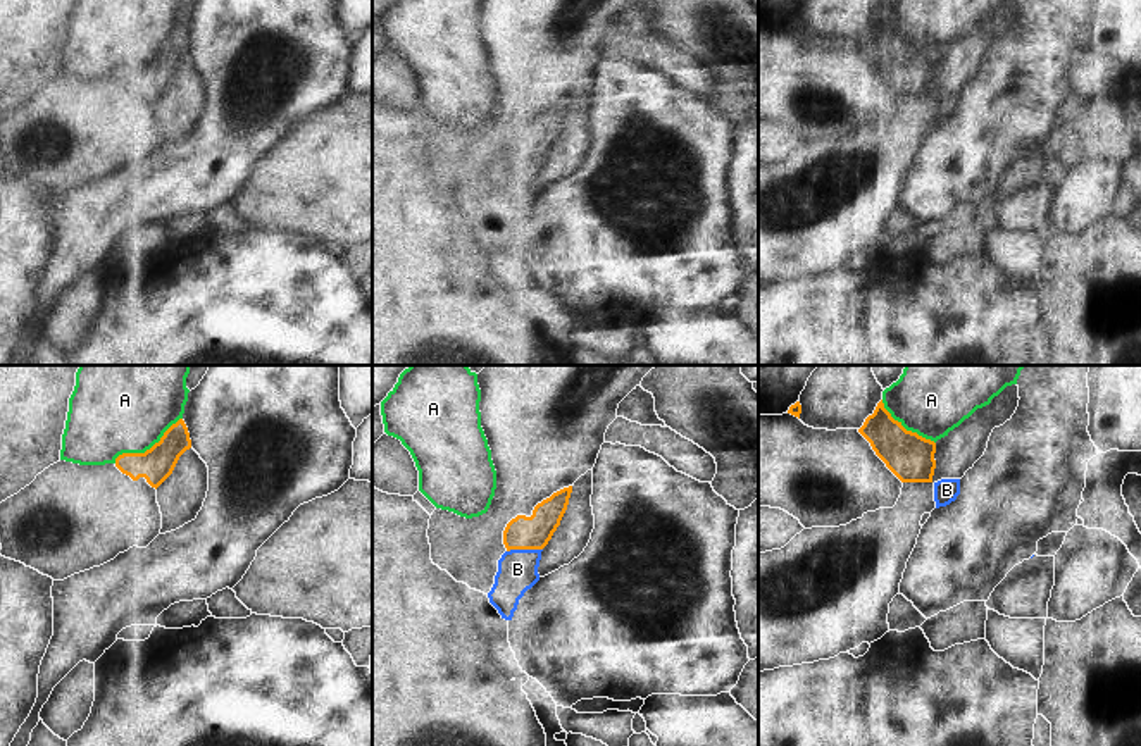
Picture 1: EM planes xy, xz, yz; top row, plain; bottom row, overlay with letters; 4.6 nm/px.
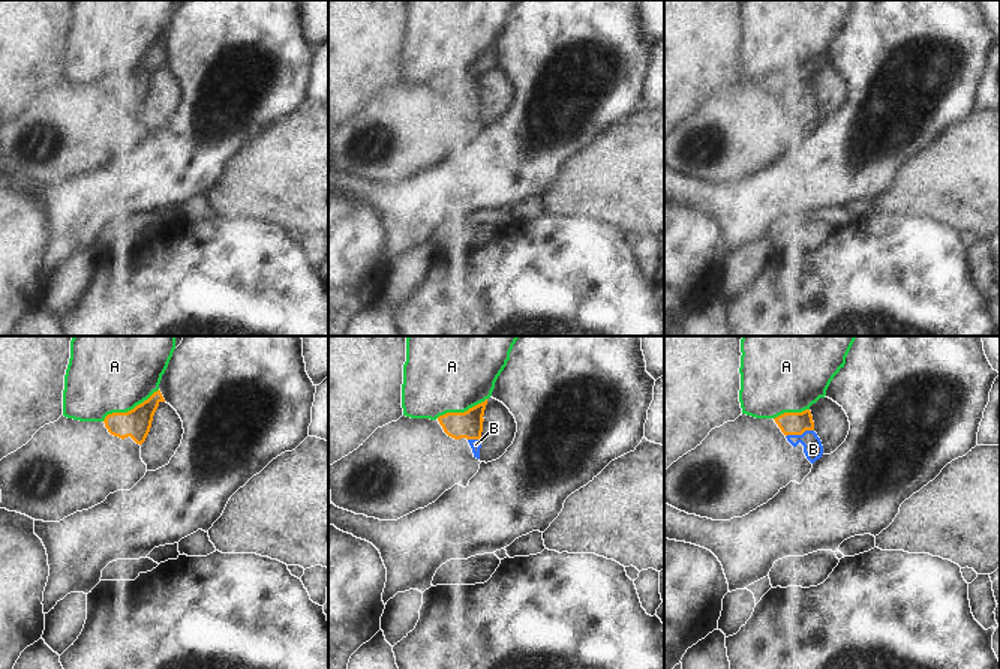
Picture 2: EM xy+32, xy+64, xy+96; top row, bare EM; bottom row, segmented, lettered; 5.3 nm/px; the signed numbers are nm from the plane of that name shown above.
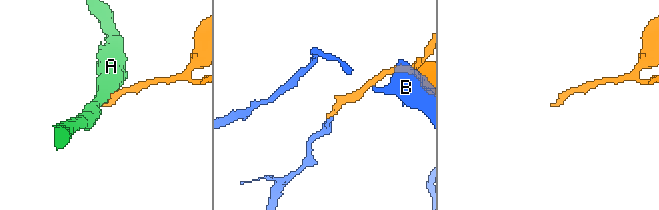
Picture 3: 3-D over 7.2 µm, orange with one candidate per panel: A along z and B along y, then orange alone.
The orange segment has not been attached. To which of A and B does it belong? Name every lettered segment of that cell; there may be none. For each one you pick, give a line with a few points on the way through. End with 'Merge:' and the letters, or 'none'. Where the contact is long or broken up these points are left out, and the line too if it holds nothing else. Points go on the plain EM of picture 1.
B: way xz (523, 147), (524, 162), (517, 183)
Merge: B

